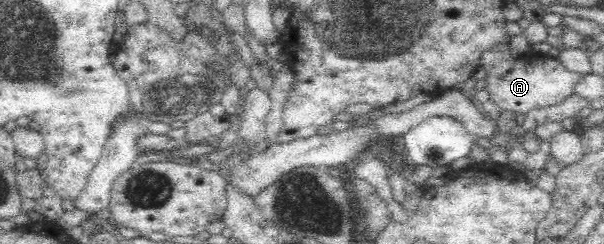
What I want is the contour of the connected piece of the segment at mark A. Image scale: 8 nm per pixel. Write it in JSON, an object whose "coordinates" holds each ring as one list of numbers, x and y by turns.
{"coordinates":[[488,49,481,54,480,66,488,70,488,83,485,86,490,99,502,110,520,113,564,100,573,94,574,83,581,77,580,73,564,67,558,59,532,50,514,60,500,60,492,58,492,52]]}

